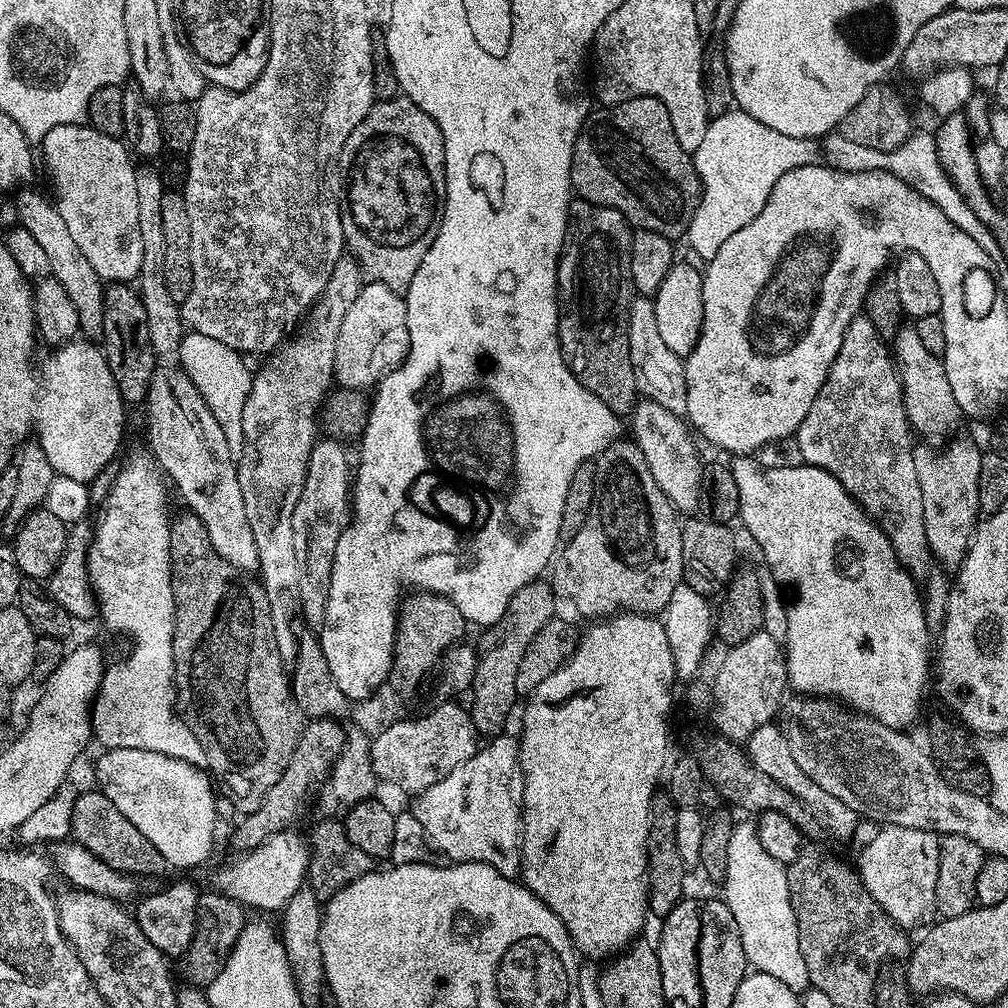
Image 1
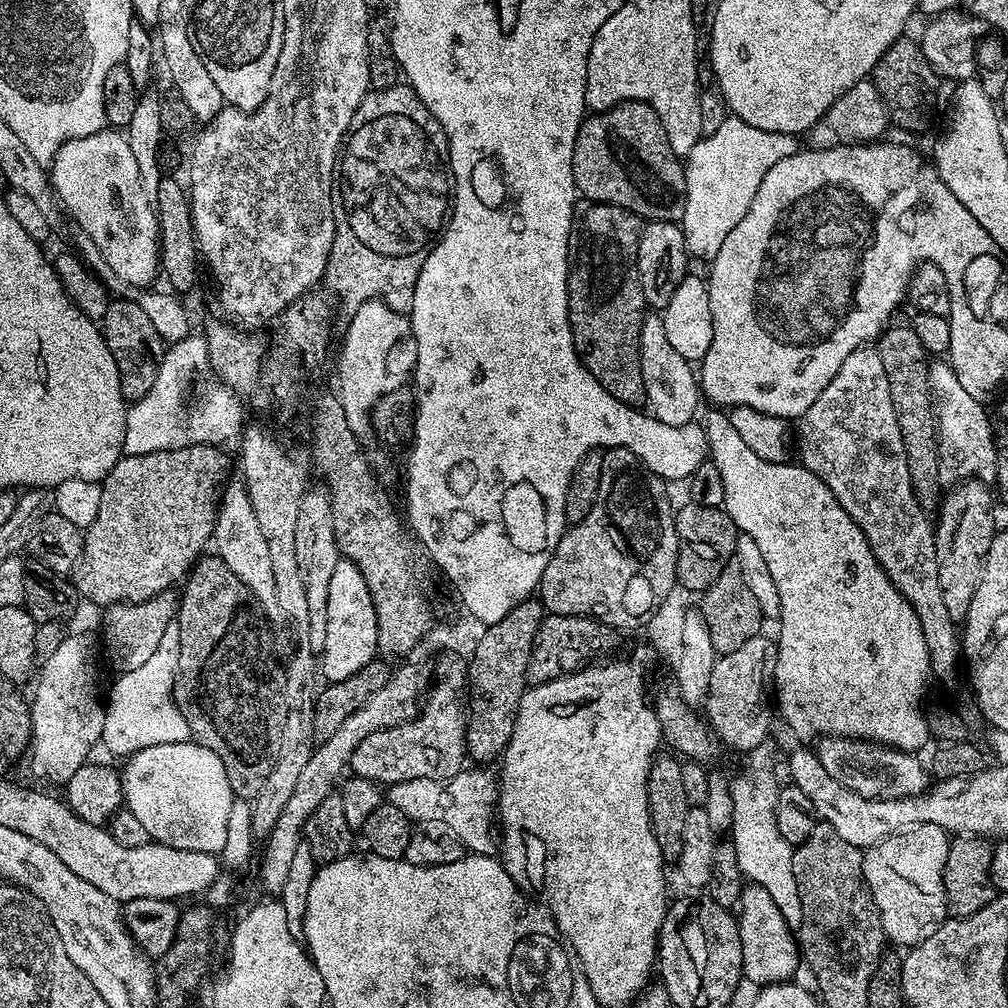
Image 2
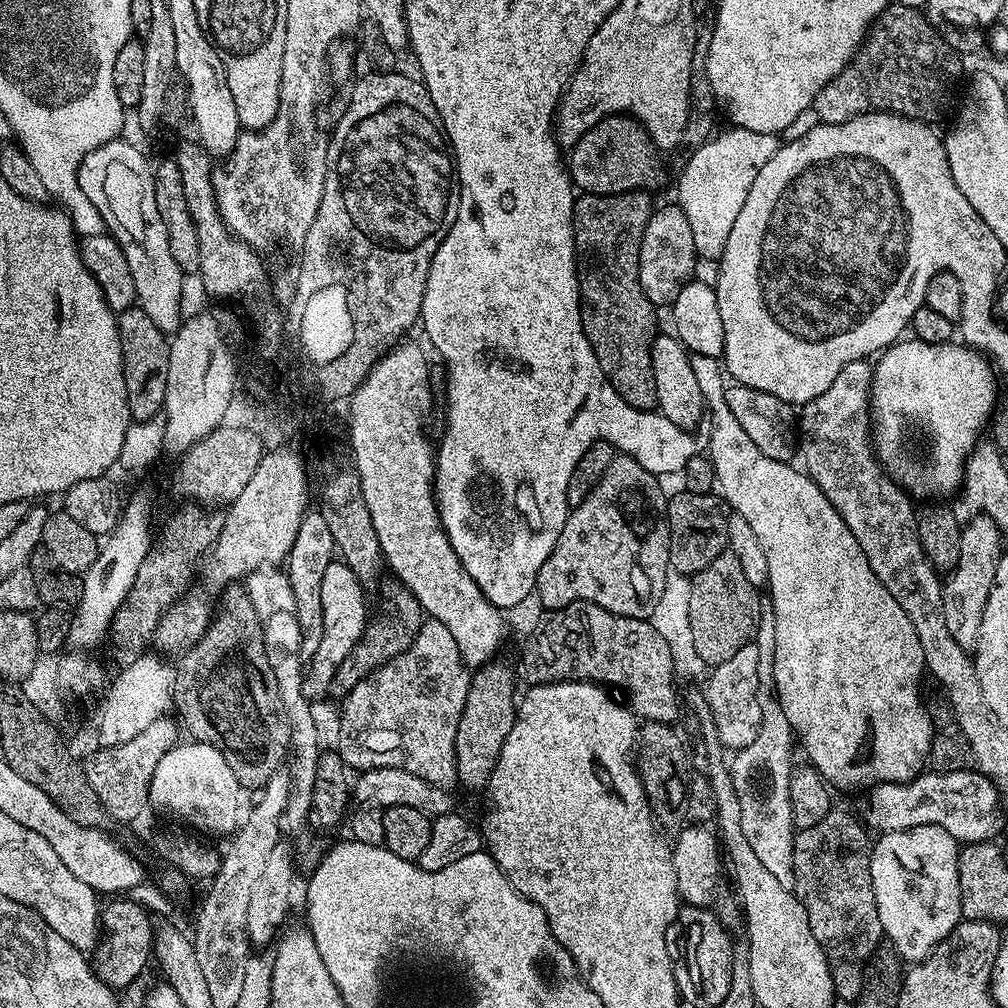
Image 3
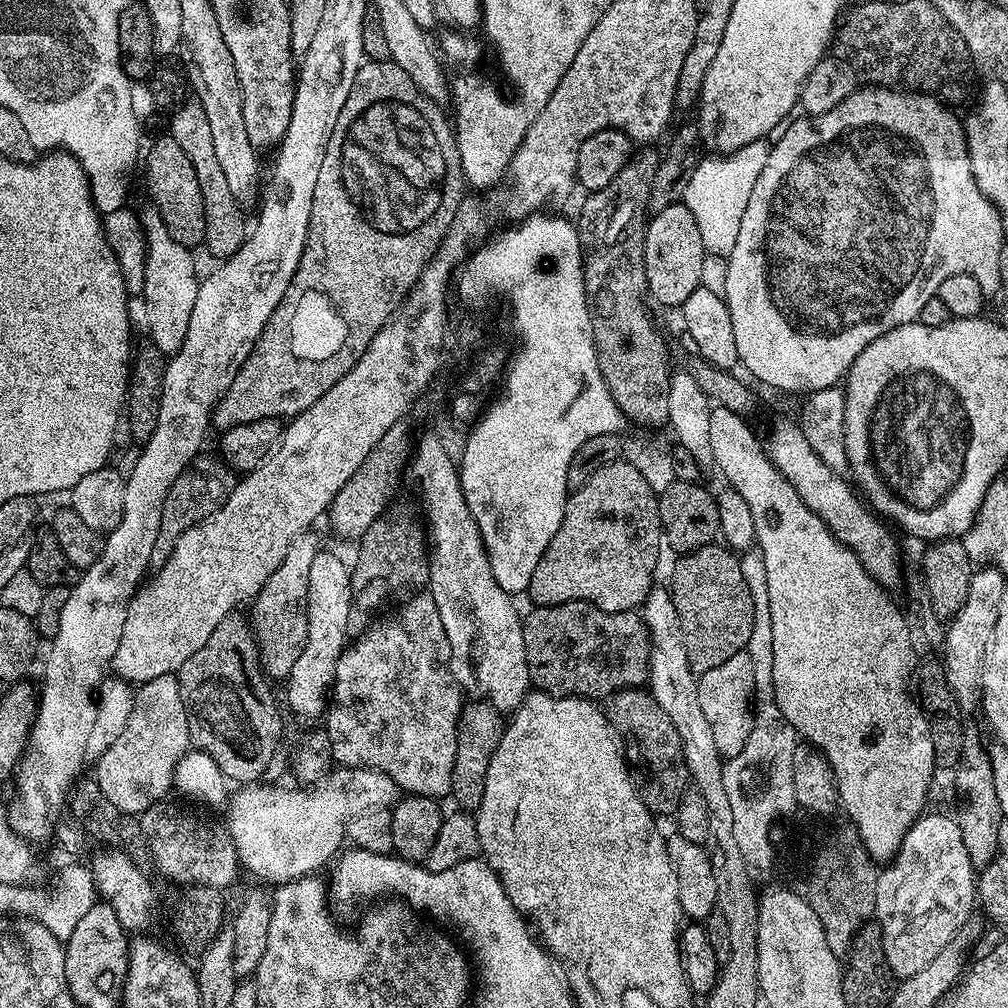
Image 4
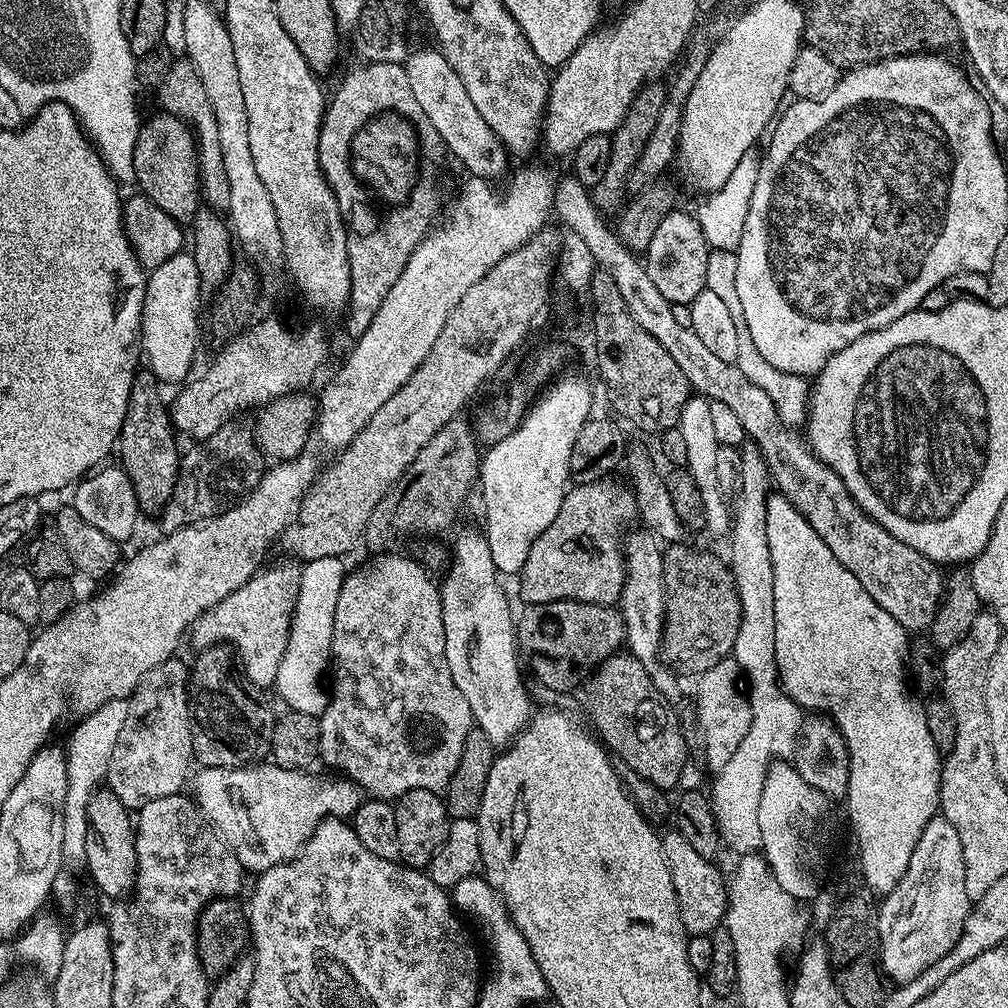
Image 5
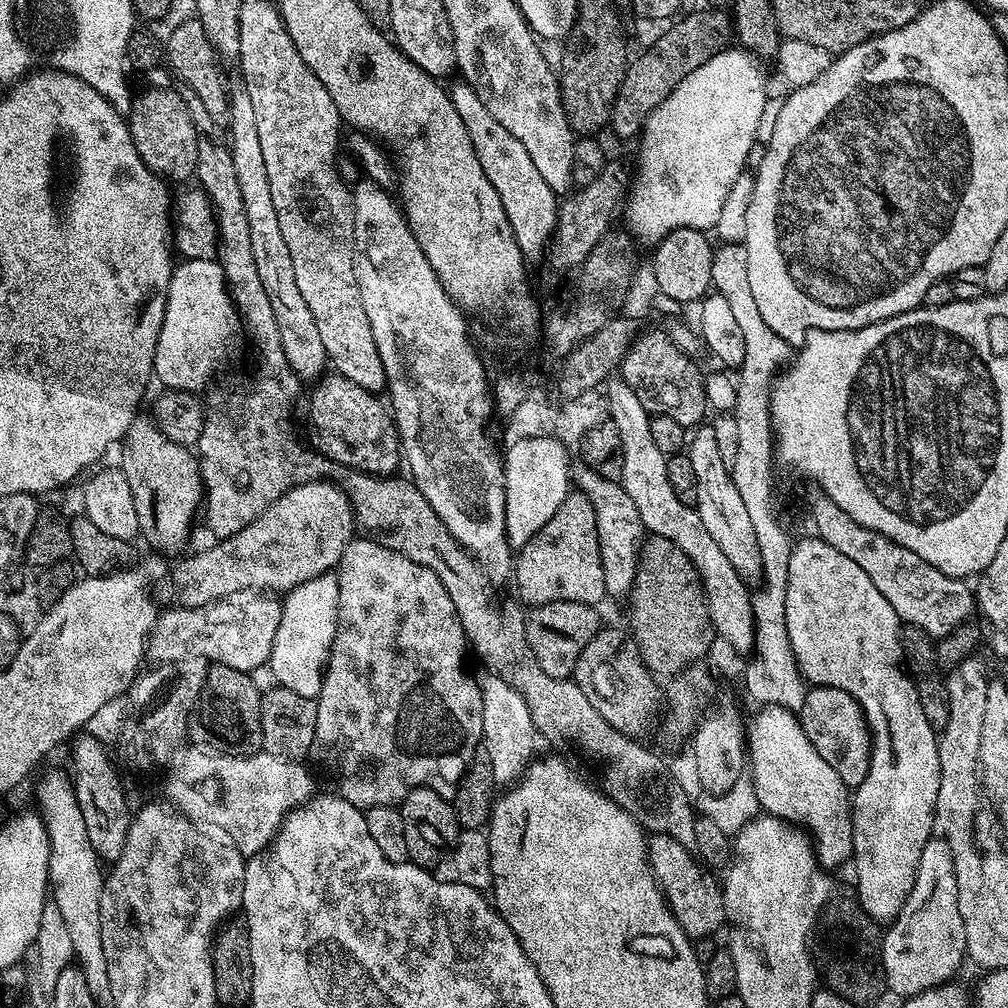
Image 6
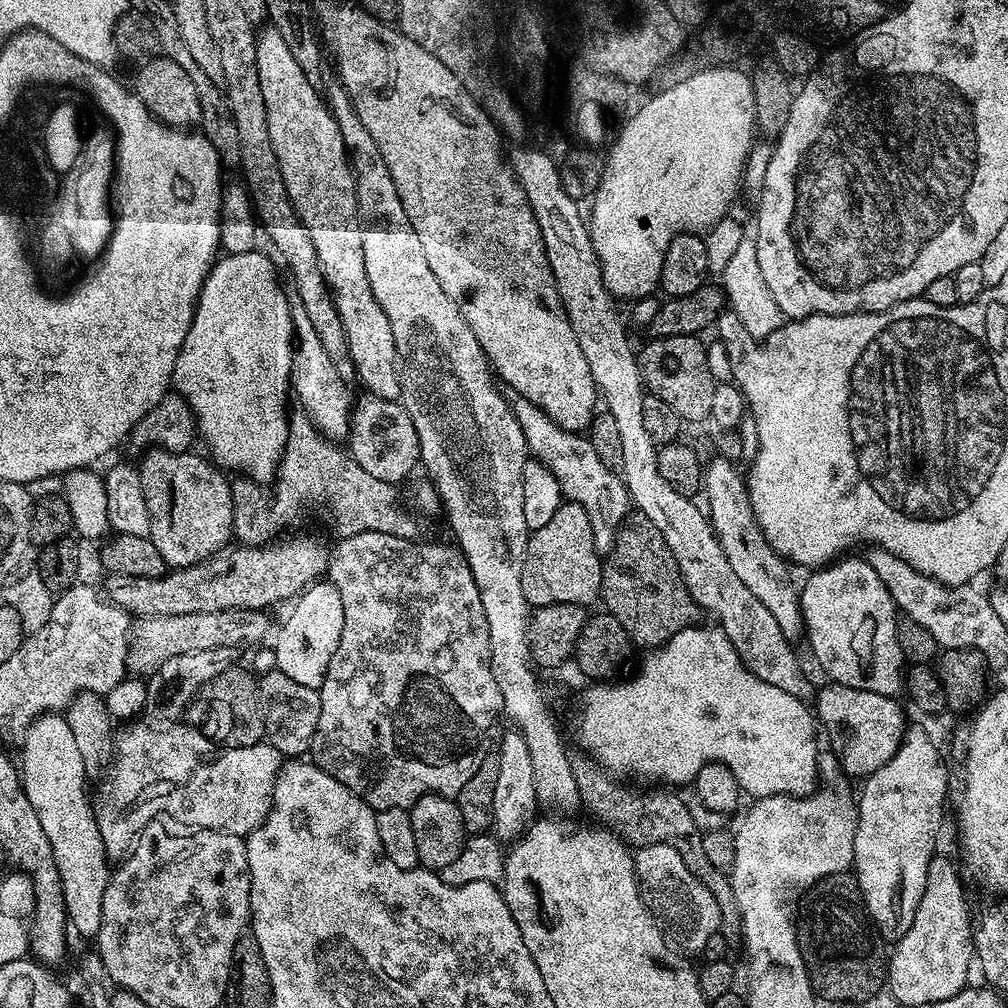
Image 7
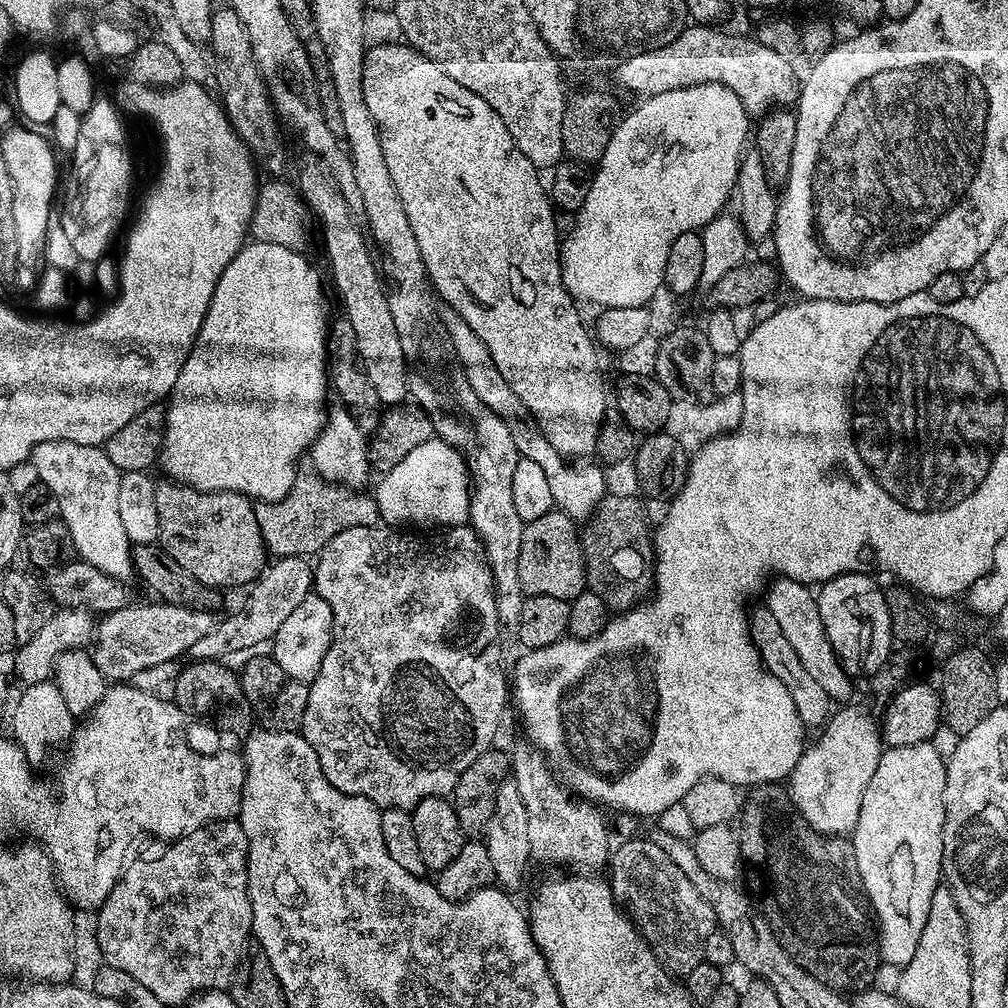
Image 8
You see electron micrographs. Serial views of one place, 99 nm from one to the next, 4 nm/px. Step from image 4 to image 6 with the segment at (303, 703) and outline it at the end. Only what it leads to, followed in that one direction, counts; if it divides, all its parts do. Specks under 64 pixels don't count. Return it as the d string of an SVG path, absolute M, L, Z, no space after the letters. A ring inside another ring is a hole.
M332 572L322 574L318 578L310 578L310 582L302 582L302 586L293 588L287 593L282 600L284 609L282 610L282 622L278 622L278 634L274 636L274 646L272 647L272 659L270 661L270 669L272 668L272 676L277 685L286 690L292 690L294 694L300 694L302 698L310 698L315 700L322 690L322 682L324 681L324 670L328 666L328 659L332 653L332 643L336 637L336 619L338 618L338 610L340 609L340 582Z

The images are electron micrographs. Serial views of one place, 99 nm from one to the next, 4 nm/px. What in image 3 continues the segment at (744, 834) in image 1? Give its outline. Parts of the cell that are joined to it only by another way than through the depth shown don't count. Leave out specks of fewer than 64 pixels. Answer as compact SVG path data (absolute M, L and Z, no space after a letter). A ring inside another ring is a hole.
M764 602L760 605L760 621L756 627L756 634L754 637L754 643L756 649L758 650L758 706L762 710L762 722L758 726L758 738L754 738L754 742L750 742L750 746L739 749L731 757L731 766L732 766L732 776L734 790L737 791L739 805L742 808L742 831L746 834L746 839L750 842L751 849L754 850L756 857L759 857L759 861L763 863L770 870L771 874L774 874L774 877L778 878L784 887L791 889L794 885L794 874L792 873L792 838L794 835L794 825L792 822L792 811L790 810L790 778L789 774L792 773L794 767L794 759L792 760L792 744L794 748L794 733L790 722L786 718L786 714L782 710L779 700L776 698L776 683L772 677L772 667L774 666L774 614L772 613L771 603Z

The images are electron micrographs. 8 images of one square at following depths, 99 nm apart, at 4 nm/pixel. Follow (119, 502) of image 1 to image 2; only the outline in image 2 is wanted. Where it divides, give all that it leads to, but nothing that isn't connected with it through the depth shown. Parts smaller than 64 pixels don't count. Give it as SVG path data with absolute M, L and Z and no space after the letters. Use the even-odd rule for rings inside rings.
M169 626L162 634L162 642L158 650L154 650L154 658L146 662L138 670L117 675L116 685L112 688L112 693L107 693L106 707L104 709L104 734L102 737L103 747L108 747L110 751L121 758L128 758L134 752L138 752L146 747L152 747L160 743L182 743L189 739L190 733L186 726L186 718L178 710L178 706L172 697L172 675L178 666L178 650L180 649L180 634L175 627Z

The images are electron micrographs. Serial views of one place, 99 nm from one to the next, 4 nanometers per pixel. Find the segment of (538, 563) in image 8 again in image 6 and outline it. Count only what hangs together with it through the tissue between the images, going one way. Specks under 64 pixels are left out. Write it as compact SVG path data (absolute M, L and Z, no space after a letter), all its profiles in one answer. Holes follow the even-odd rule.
M578 490L569 491L562 506L554 510L554 518L550 518L550 522L546 522L546 526L526 542L526 546L518 549L514 560L514 580L515 576L515 595L528 606L559 600L596 606L600 599L605 599L606 578L602 574L598 526L594 506L590 506L590 498L586 498L586 494Z

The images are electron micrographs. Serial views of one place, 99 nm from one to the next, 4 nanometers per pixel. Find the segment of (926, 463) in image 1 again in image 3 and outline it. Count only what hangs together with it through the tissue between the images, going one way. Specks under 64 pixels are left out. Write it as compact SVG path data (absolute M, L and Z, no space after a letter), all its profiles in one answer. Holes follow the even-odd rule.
M976 514L969 524L965 523L960 529L958 562L943 581L942 610L946 610L946 627L950 629L954 642L967 650L975 649L978 630L982 626L982 610L986 610L986 598L990 598L1000 561L1000 539L1002 533L994 521L989 516Z

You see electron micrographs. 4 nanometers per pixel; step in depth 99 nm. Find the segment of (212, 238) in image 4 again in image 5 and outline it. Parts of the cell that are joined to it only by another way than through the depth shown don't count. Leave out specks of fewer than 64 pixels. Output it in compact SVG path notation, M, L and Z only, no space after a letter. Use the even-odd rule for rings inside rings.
M176 58L172 68L168 70L168 76L165 77L158 88L160 93L160 104L165 113L169 116L176 116L183 120L192 130L196 138L196 165L200 167L200 191L203 201L207 207L213 210L226 210L230 206L230 182L226 178L226 165L222 159L222 145L220 135L218 135L218 121L214 119L214 110L210 106L210 94L206 94L206 86L202 86L202 78L198 74L191 60L187 58Z

